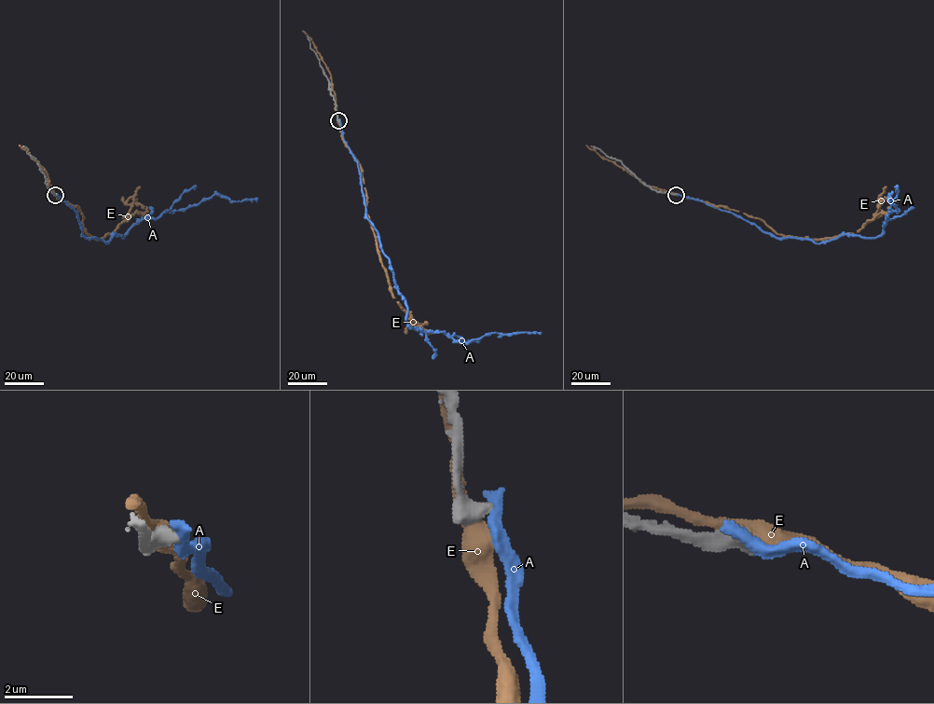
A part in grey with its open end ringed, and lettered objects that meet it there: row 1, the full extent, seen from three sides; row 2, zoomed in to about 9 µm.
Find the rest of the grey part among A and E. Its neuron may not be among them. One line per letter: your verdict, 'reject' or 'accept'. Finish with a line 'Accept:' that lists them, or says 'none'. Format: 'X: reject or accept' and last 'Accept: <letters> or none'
A: reject
E: reject
Accept: none

